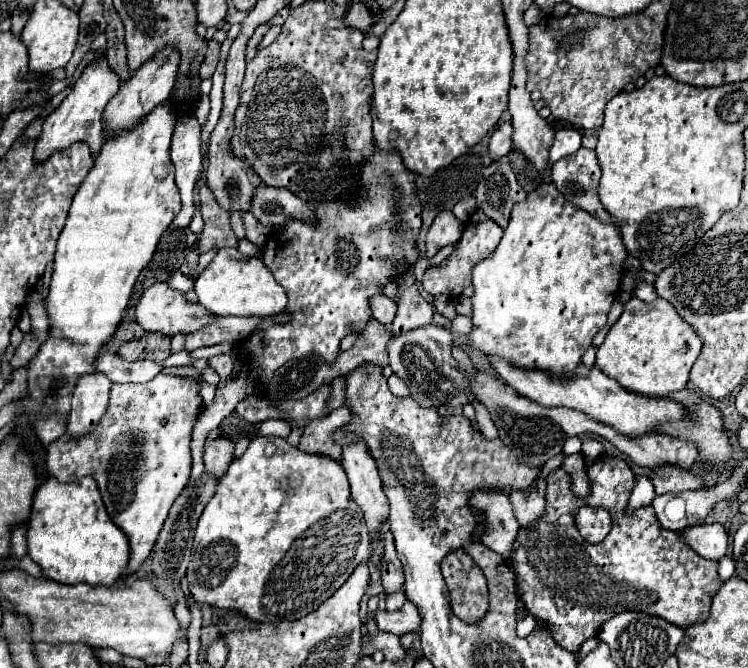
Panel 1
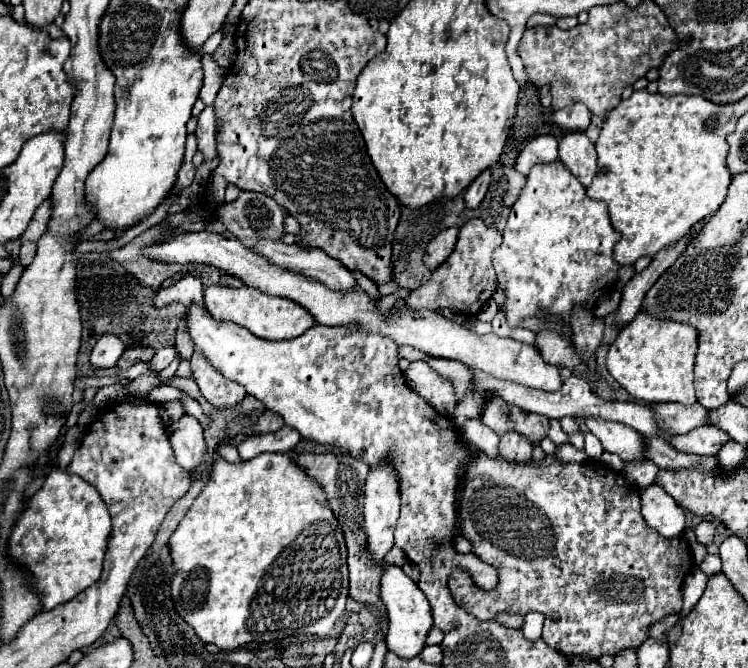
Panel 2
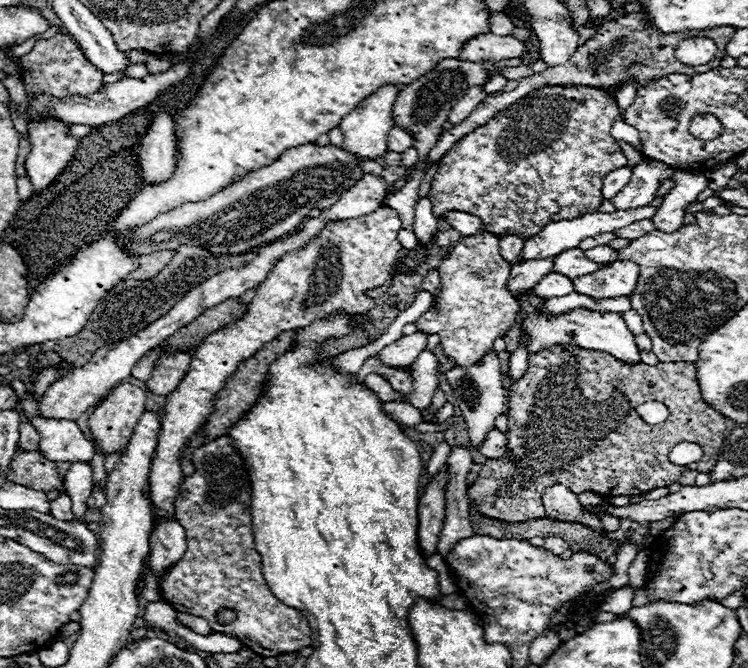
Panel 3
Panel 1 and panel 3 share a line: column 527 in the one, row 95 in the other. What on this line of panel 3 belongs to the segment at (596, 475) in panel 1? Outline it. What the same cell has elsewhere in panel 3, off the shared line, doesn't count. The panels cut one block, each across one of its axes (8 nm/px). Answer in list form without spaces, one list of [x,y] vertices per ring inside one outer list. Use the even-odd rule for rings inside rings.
[[[544,86],[544,88],[534,90],[526,98],[518,100],[514,106],[496,114],[482,128],[466,134],[466,138],[462,138],[458,144],[454,144],[450,148],[450,152],[440,160],[440,166],[436,170],[438,176],[434,176],[432,188],[430,188],[430,194],[428,194],[428,198],[432,200],[432,206],[434,206],[434,216],[444,218],[450,210],[468,212],[468,214],[482,218],[482,222],[486,224],[486,230],[490,230],[492,234],[518,234],[520,238],[530,238],[530,236],[538,234],[548,222],[574,220],[574,218],[584,216],[588,212],[596,212],[598,206],[602,204],[602,180],[604,180],[604,176],[610,174],[612,170],[626,166],[626,156],[622,154],[618,142],[610,136],[610,128],[612,128],[612,124],[618,116],[620,116],[620,112],[618,112],[616,100],[610,94],[596,90],[596,88],[588,88],[588,86]]]

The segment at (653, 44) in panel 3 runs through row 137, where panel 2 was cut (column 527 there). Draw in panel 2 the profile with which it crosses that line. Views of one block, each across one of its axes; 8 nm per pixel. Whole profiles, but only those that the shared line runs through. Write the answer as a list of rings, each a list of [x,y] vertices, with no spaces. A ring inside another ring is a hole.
[[[504,434],[500,438],[500,456],[510,464],[528,464],[532,460],[532,442],[520,434]]]

